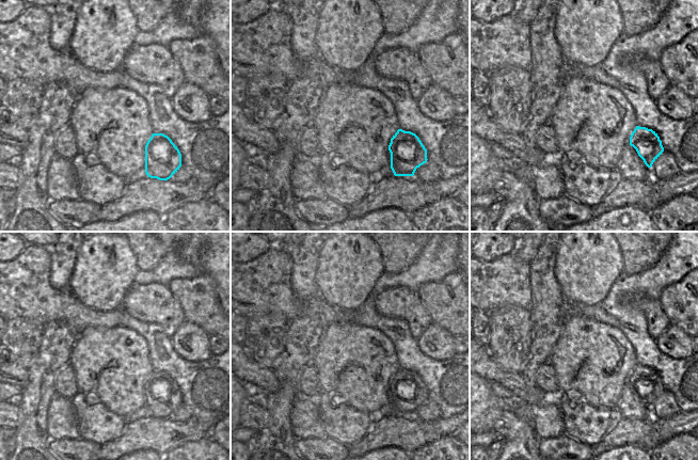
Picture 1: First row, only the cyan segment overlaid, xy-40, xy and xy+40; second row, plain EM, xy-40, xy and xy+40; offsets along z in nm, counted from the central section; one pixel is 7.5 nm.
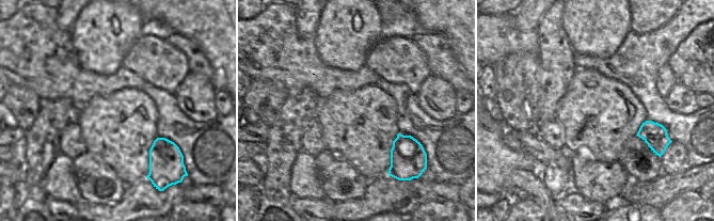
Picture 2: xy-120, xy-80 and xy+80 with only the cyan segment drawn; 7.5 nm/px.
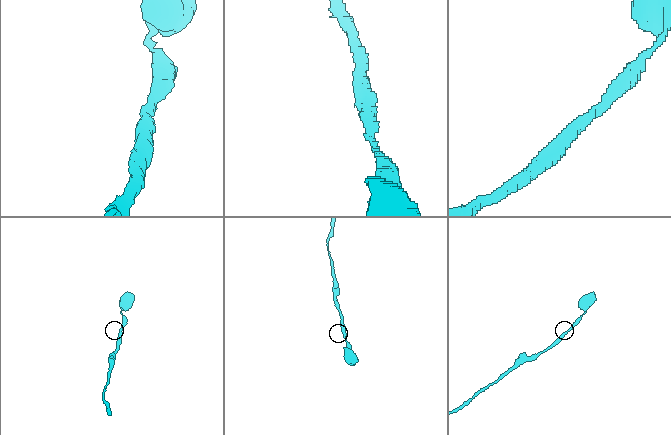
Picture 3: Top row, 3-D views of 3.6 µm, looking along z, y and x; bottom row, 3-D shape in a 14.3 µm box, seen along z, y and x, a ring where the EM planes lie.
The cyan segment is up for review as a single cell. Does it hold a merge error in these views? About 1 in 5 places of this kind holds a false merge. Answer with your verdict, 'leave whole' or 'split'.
leave whole

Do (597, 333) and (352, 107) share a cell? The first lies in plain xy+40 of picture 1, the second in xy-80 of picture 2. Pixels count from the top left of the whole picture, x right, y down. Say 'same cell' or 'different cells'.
same cell

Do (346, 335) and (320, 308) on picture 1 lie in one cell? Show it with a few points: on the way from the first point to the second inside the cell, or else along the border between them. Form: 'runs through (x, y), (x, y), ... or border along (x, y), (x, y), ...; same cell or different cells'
border along (351, 320), (328, 324); different cells

